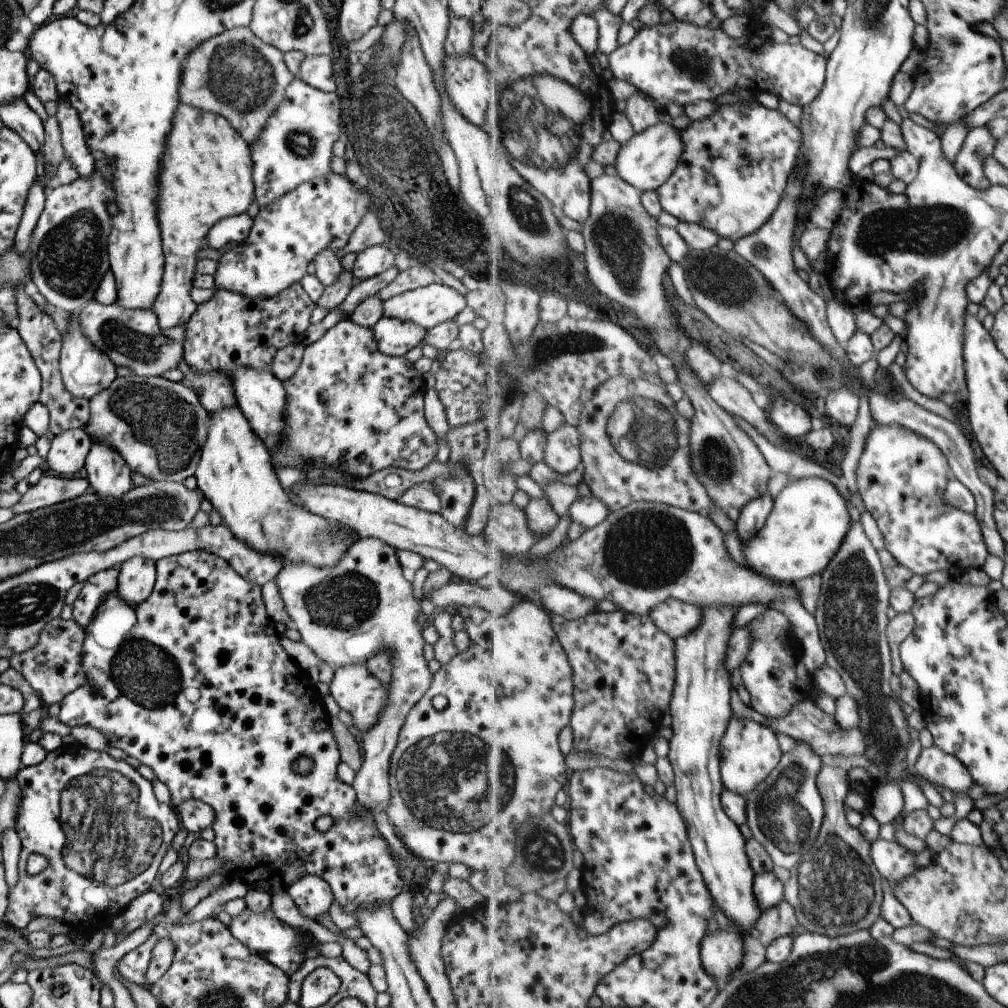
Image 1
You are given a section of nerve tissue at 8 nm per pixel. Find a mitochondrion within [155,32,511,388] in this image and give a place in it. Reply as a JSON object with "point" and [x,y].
{"point":[240,76]}

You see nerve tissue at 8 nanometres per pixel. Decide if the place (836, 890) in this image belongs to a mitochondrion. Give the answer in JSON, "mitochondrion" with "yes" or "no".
{"mitochondrion":"yes"}

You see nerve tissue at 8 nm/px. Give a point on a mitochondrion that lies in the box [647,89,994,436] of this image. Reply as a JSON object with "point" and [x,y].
{"point":[936,230]}

